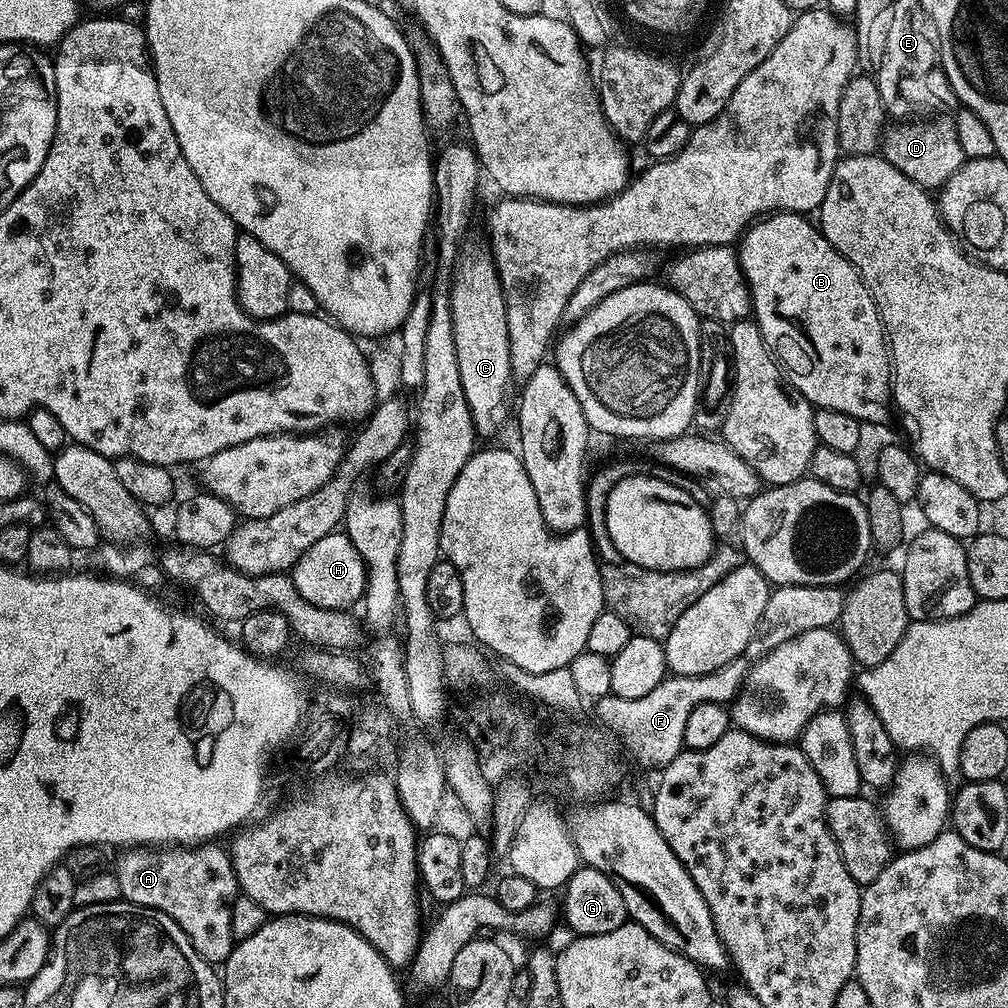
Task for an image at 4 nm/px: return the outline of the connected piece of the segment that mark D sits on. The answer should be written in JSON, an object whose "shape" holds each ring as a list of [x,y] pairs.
{"shape":[[[920,118],[915,122],[896,122],[896,124],[887,129],[882,137],[882,155],[884,159],[890,162],[890,166],[894,166],[894,170],[902,170],[902,174],[906,174],[906,178],[910,178],[914,182],[918,182],[918,186],[922,186],[923,188],[929,190],[939,190],[943,188],[944,183],[948,181],[948,179],[957,172],[960,167],[964,164],[965,158],[962,154],[962,146],[958,143],[958,130],[956,129],[955,123],[951,119],[948,120],[924,120],[928,118]]]}

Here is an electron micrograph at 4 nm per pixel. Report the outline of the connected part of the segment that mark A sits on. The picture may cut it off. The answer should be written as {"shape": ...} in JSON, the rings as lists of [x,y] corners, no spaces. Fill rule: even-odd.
{"shape":[[[216,842],[197,844],[195,846],[141,846],[119,853],[120,861],[114,867],[114,875],[118,878],[123,899],[130,904],[146,906],[150,910],[158,910],[174,922],[190,938],[194,950],[198,950],[206,963],[213,966],[223,965],[232,952],[234,941],[230,930],[230,912],[238,895],[236,871],[232,865],[232,857],[227,847],[219,848]]]}

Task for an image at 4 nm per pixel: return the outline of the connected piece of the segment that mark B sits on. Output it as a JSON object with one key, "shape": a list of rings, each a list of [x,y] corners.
{"shape":[[[775,211],[753,223],[745,231],[744,235],[738,241],[738,253],[741,266],[741,272],[744,279],[748,281],[748,290],[752,293],[751,315],[756,324],[762,330],[762,338],[768,343],[769,350],[774,353],[785,377],[787,383],[797,392],[801,392],[813,407],[839,410],[844,414],[850,414],[861,423],[878,424],[884,421],[888,412],[891,413],[892,403],[892,366],[888,354],[888,342],[884,338],[884,327],[880,321],[880,315],[876,309],[876,304],[872,300],[872,295],[868,293],[868,288],[862,282],[858,270],[848,259],[825,238],[824,233],[820,231],[815,223],[812,224],[807,215],[798,212]]]}

